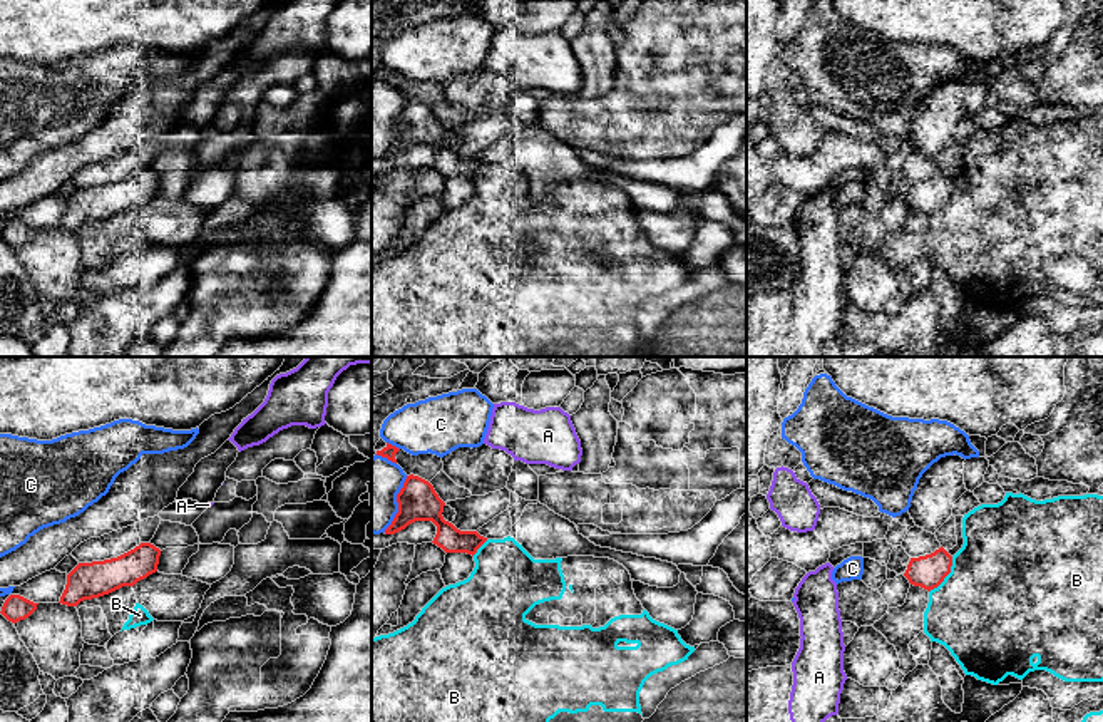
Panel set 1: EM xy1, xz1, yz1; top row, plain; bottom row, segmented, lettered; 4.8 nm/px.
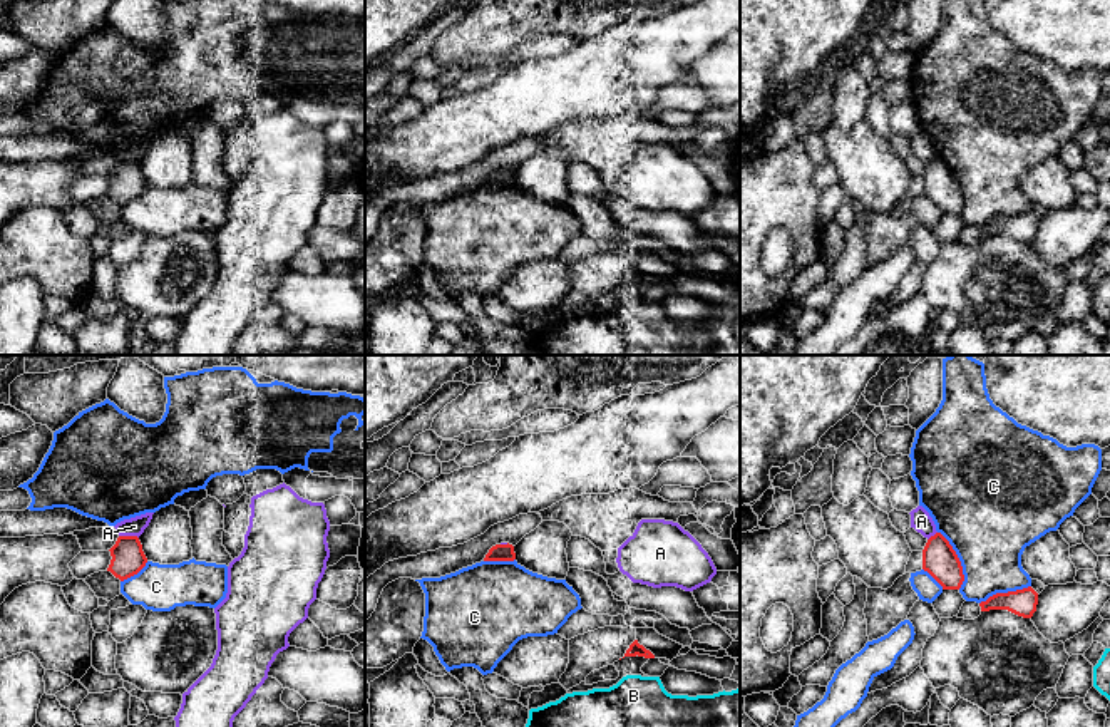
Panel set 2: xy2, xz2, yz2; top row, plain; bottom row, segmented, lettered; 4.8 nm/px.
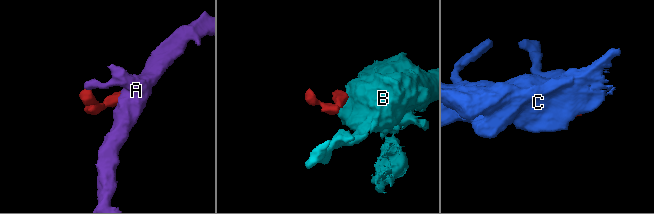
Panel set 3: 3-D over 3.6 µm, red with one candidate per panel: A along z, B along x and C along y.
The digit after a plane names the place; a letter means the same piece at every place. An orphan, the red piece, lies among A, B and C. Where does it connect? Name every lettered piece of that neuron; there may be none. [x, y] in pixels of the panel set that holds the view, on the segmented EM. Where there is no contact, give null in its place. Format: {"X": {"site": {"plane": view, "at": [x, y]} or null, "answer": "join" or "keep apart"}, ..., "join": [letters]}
{"A": {"site": {"plane": "xy2", "at": [129, 536]}, "answer": "keep apart"}, "B": {"site": {"plane": "yz1", "at": [948, 573]}, "answer": "join"}, "C": {"site": {"plane": "yz2", "at": [958, 560]}, "answer": "keep apart"}, "join": ["B"]}

